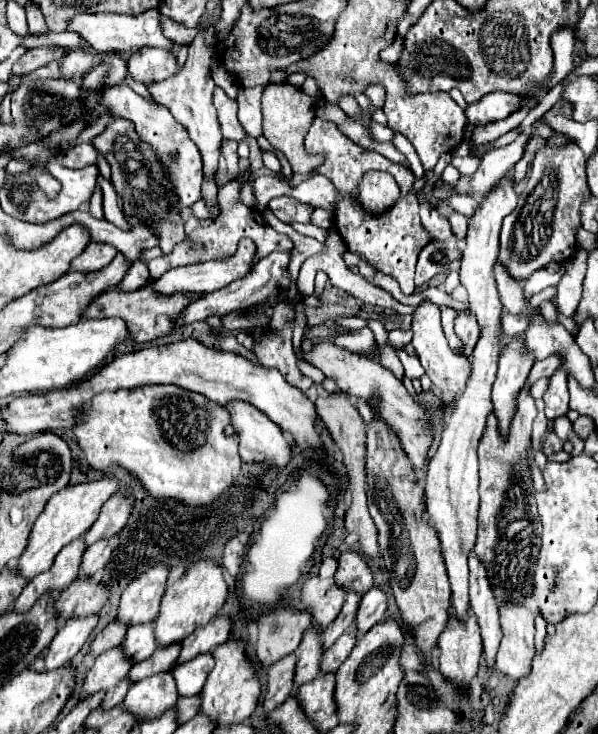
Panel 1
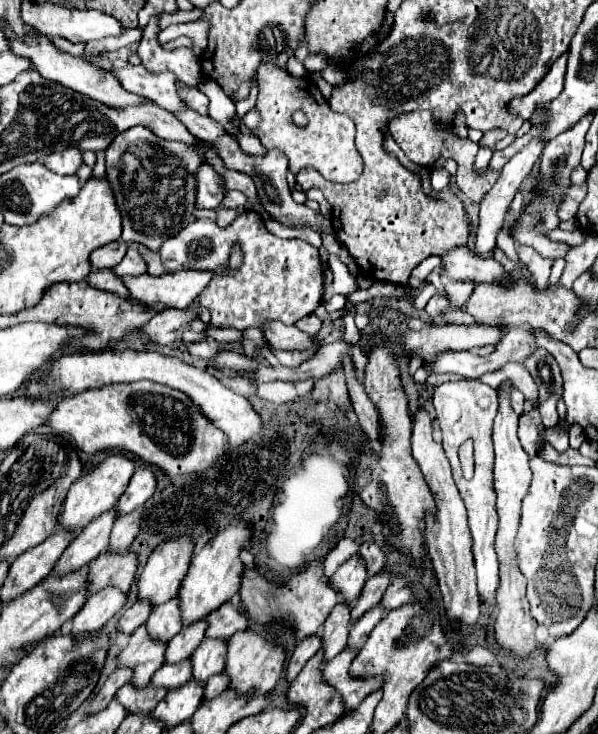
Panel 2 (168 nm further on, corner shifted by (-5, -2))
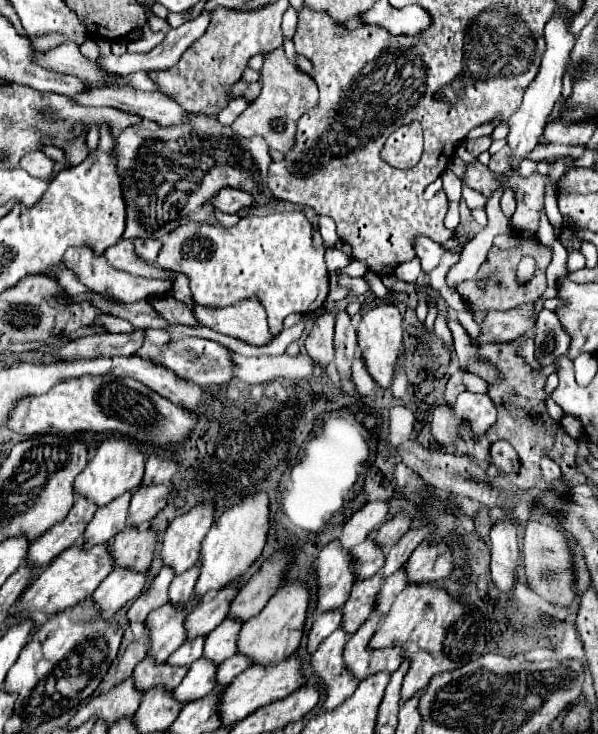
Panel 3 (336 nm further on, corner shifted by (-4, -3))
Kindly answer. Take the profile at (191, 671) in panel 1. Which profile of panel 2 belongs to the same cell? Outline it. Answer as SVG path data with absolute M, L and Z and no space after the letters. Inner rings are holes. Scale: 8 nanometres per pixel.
M203 638L199 648L193 652L193 678L207 680L213 674L223 672L227 658L227 640Z

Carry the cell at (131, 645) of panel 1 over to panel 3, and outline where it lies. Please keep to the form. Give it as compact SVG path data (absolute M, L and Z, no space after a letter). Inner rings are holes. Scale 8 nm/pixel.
M198 565L192 567L190 571L186 571L184 575L174 577L174 581L170 583L170 591L168 591L168 601L172 605L186 605L186 601L190 601L194 597L194 583L198 579Z

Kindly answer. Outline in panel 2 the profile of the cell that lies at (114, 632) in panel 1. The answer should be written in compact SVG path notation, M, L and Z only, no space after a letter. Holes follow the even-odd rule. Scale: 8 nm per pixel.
M137 600L131 608L125 610L125 614L119 620L119 628L123 634L133 634L137 626L141 626L153 610L153 604L149 600Z

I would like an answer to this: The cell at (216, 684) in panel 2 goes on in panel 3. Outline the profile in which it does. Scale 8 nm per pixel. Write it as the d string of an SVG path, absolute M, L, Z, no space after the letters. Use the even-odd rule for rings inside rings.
M236 653L234 657L230 657L228 661L224 661L224 663L218 665L218 671L216 671L216 683L218 683L218 685L230 685L232 679L234 679L236 675L240 675L246 667L250 667L248 657L242 657L242 655Z

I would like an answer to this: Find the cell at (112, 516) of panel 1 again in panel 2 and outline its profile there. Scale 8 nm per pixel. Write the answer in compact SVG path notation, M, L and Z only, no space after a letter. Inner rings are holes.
M139 466L125 490L125 494L119 498L117 508L119 508L119 516L127 514L131 510L137 510L145 504L145 500L151 498L151 494L155 492L157 486L157 476L151 468L147 466Z

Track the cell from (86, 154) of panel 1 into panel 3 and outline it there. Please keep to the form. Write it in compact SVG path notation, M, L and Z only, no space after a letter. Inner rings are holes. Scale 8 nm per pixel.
M44 151L24 155L22 163L20 163L20 167L26 169L30 175L42 177L42 179L50 179L54 175L54 165L56 165L56 161L52 157L48 157Z

